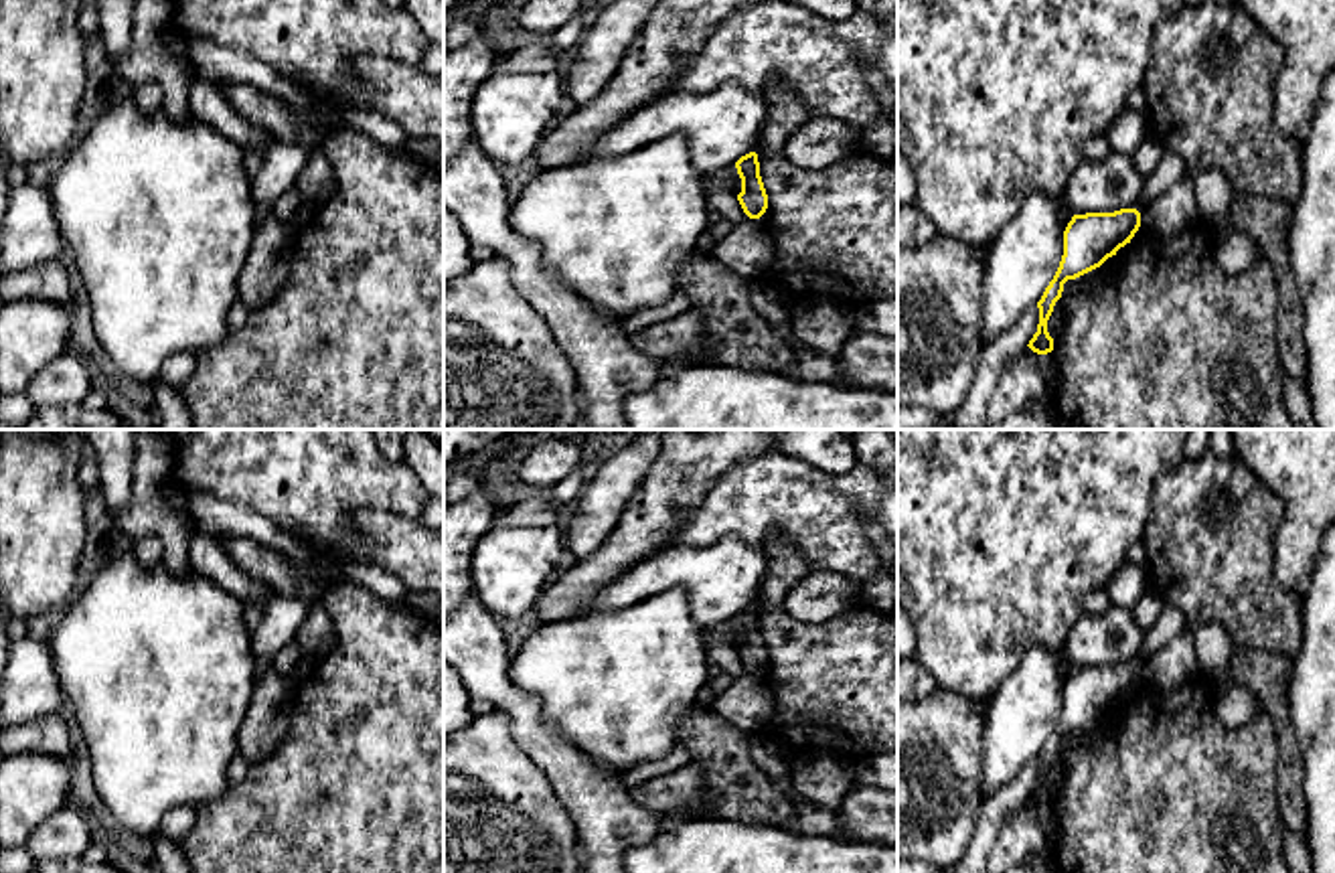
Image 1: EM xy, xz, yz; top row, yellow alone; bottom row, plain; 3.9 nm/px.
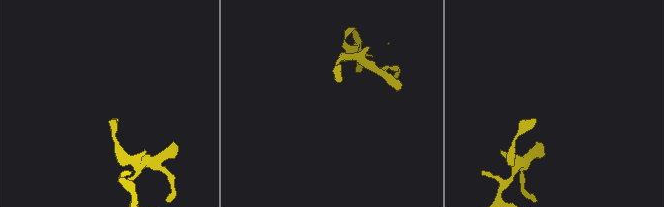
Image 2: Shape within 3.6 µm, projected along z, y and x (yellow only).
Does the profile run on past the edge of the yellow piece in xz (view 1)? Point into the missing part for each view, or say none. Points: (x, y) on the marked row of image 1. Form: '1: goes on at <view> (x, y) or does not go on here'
1: does not go on here

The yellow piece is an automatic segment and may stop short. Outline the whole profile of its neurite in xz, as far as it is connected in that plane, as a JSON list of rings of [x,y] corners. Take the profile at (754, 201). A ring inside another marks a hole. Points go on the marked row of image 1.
[[[750,152],[735,162],[741,178],[737,201],[750,219],[760,219],[768,209],[768,194],[760,176],[758,154]]]

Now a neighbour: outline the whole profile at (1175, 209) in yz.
[[[1183,176],[1141,213],[1141,227],[1161,237],[1173,237],[1201,223],[1201,219],[1193,184]]]

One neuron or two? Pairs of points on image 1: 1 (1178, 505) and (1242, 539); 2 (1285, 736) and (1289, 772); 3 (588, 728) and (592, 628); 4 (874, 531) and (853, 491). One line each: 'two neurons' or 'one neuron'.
1: one neuron
2: one neuron
3: one neuron
4: two neurons

